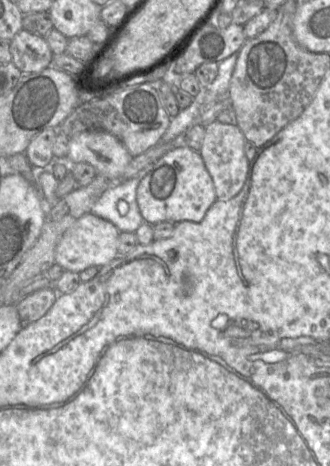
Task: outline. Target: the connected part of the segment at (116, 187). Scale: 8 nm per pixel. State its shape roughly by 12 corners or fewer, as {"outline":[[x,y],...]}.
{"outline":[[152,166],[113,183],[90,213],[120,232],[144,222],[137,187]]}

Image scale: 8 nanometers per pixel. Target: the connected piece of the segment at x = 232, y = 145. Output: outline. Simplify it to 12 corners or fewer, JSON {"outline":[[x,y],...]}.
{"outline":[[236,124],[205,127],[200,155],[218,200],[243,188],[249,162]]}

